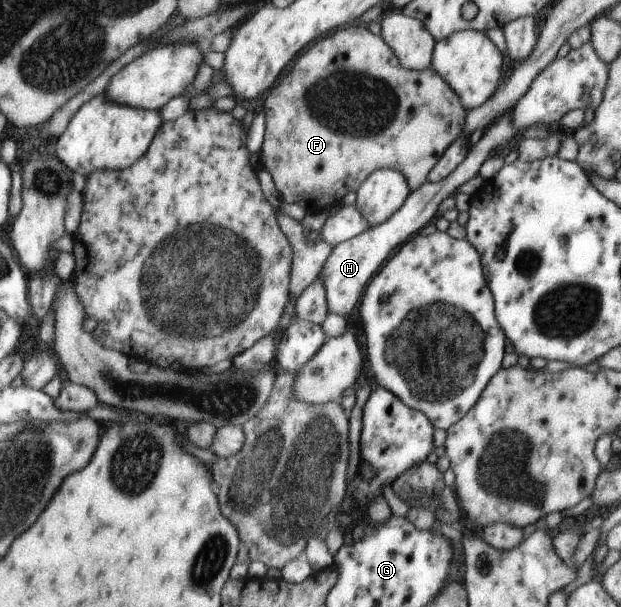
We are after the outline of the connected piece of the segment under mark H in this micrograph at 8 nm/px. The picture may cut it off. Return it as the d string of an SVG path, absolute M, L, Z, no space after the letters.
M510 109L502 117L498 117L494 123L488 125L479 141L471 147L462 163L448 177L445 177L442 181L424 182L420 189L409 193L400 209L397 209L396 213L393 213L384 223L372 226L368 231L334 246L332 253L328 256L324 267L322 267L322 271L318 273L318 279L322 279L322 287L324 287L329 313L342 315L344 318L349 317L350 311L362 299L364 289L374 277L374 273L380 271L380 267L384 265L384 262L403 243L406 243L416 231L421 232L425 226L428 226L428 223L432 221L432 217L438 213L438 208L444 199L455 195L460 186L479 174L480 167L490 157L493 150L502 144L508 145L512 141L518 133L518 129L514 129L512 121L514 119L512 119L512 109Z

